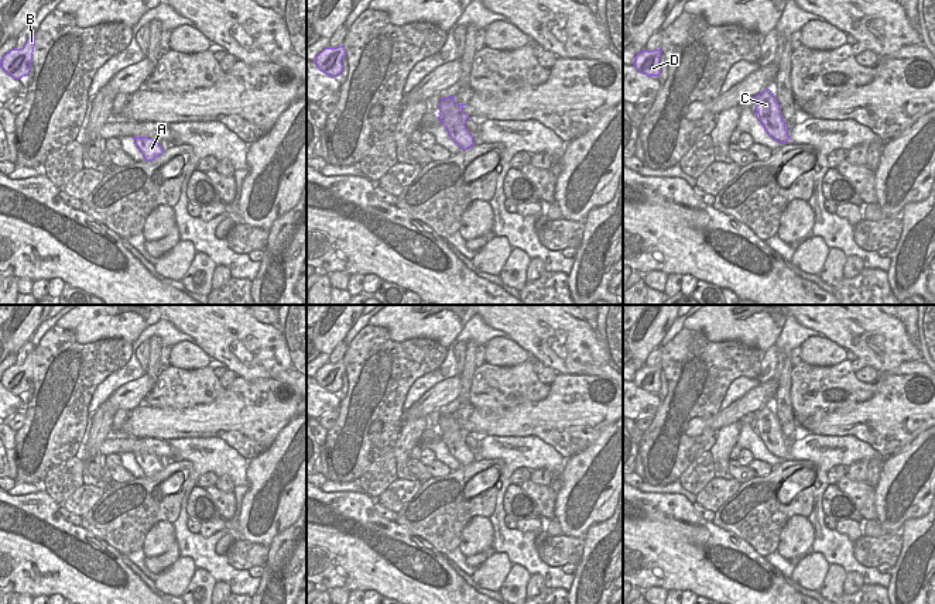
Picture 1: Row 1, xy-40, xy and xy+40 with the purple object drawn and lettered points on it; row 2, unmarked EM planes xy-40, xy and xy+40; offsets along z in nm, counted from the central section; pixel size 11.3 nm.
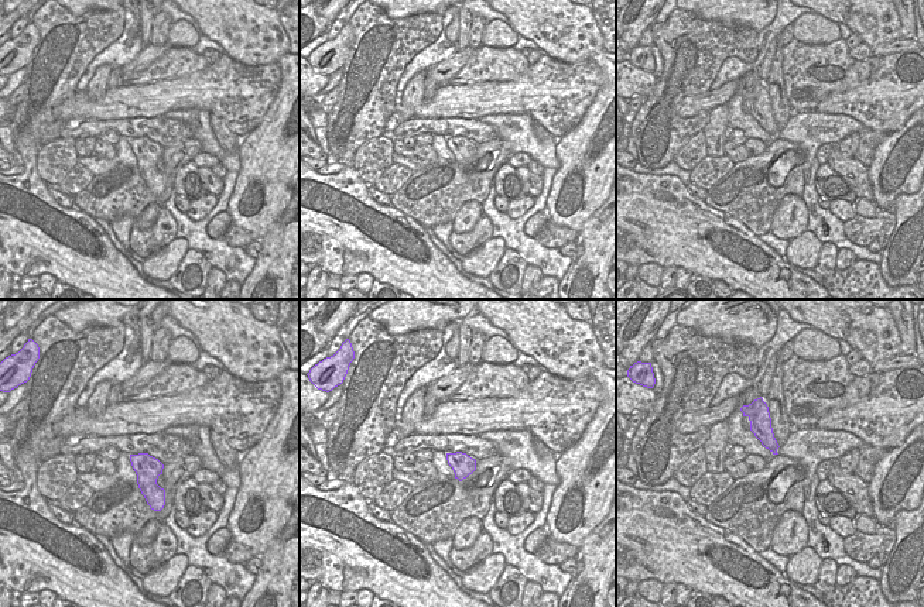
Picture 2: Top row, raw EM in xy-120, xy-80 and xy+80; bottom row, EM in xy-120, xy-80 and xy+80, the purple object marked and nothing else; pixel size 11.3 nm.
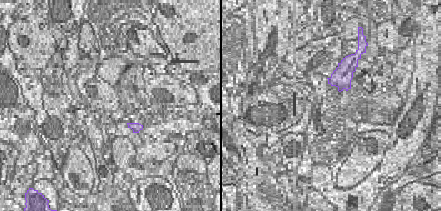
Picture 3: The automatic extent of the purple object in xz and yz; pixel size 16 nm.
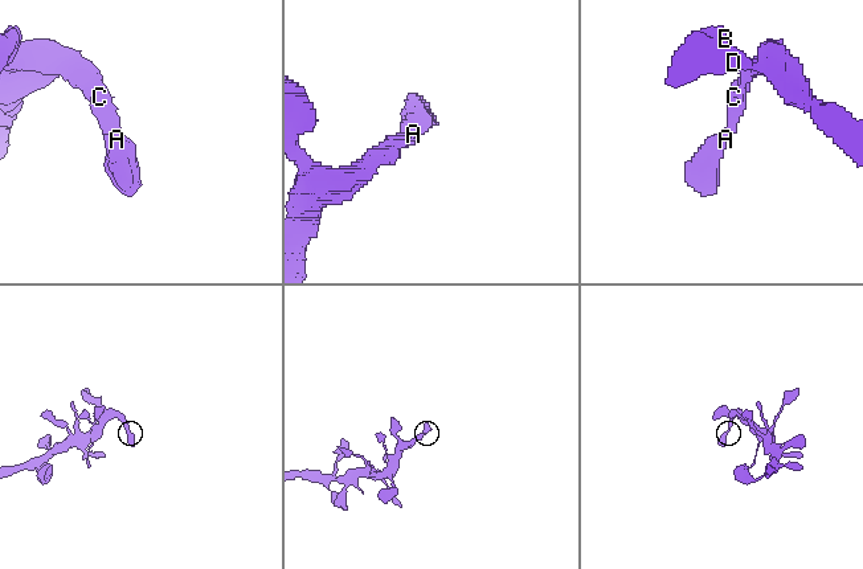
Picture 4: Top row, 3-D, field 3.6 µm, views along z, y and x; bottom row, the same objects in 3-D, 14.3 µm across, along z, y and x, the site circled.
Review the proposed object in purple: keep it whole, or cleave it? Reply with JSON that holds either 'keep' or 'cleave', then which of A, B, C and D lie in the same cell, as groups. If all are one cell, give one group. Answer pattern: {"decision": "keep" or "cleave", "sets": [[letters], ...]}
{"decision": "keep", "sets": [["A", "B", "C", "D"]]}

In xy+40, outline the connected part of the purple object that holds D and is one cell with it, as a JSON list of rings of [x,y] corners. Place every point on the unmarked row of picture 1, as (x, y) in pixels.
[[[661,364],[654,367],[643,366],[634,373],[634,384],[647,392],[660,392],[661,389]]]

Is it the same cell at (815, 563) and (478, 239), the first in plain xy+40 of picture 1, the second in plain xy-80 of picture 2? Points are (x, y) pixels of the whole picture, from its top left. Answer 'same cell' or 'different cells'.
different cells

